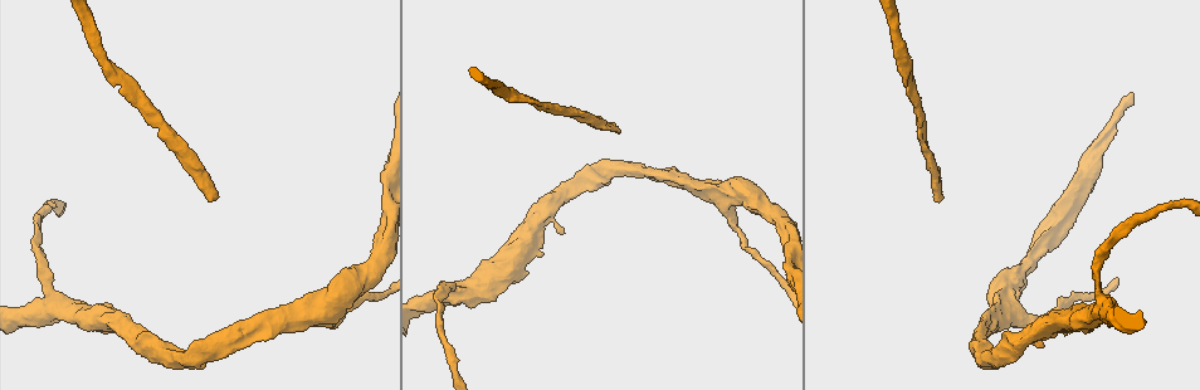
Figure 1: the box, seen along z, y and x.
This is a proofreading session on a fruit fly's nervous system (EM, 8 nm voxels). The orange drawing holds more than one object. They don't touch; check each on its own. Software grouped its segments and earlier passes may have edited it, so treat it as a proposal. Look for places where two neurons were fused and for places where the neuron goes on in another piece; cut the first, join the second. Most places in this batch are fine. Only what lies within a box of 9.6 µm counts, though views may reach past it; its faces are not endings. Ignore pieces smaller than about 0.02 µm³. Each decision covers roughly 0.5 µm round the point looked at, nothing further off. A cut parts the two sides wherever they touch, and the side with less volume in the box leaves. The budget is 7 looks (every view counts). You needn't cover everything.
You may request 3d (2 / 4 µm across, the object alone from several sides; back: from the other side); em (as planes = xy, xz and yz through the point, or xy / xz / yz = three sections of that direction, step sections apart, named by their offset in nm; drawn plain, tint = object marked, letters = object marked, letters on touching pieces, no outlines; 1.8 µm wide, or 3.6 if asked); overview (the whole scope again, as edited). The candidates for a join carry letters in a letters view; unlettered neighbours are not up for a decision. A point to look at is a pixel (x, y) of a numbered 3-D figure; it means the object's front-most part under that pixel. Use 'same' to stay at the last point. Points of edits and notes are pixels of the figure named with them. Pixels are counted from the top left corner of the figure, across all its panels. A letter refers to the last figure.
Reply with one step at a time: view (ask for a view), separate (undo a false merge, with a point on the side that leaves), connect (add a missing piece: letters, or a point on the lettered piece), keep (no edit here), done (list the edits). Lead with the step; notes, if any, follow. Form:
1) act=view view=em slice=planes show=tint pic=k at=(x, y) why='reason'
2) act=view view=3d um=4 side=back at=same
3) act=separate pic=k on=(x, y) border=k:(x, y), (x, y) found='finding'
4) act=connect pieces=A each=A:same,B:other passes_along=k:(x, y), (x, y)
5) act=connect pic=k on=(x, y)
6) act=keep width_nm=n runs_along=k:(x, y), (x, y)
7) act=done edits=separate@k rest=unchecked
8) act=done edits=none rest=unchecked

act=view view=em um=3.6 slice=planes show=letters pic=1 at=(215, 193) why='end of a long branch'

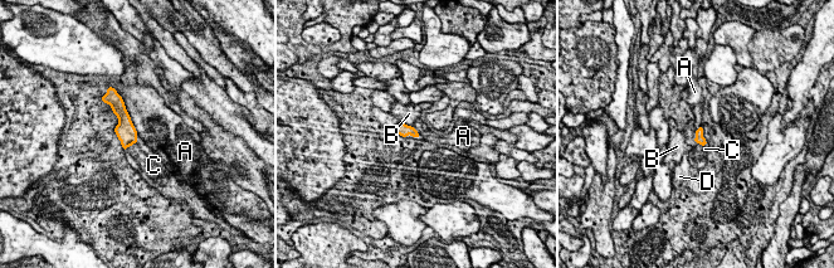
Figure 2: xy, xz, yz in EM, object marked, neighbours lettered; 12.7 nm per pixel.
act=connect pieces=C each=A:other,B:other,C:same,D:other found='the neuron continues'

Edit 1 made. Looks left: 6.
act=view view=overview why='see it whole again'

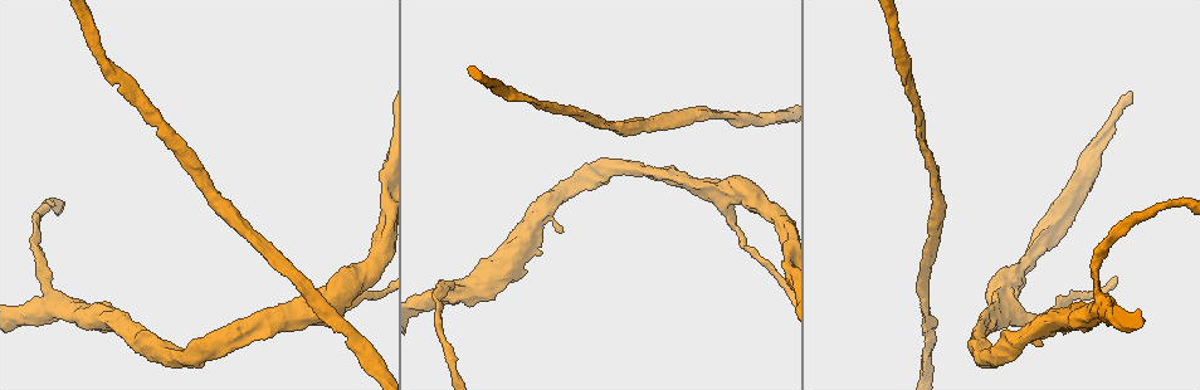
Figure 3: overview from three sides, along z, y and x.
act=view view=em slice=planes show=letters pic=3 at=(105, 68) why='sudden change in width'

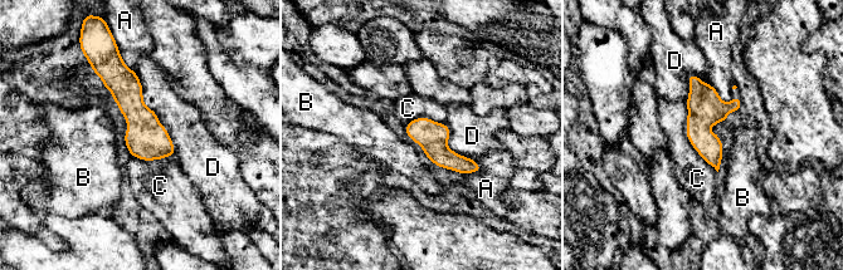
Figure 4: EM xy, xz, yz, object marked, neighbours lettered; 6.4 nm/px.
act=keep each=A:other,B:other,C:other,D:other runs_along=4:(692, 78), (716, 165) found='continuous, no second neuron'

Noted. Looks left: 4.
act=view view=3d um=4 side=back pic=3 at=(561, 233) why='stops while still wide'

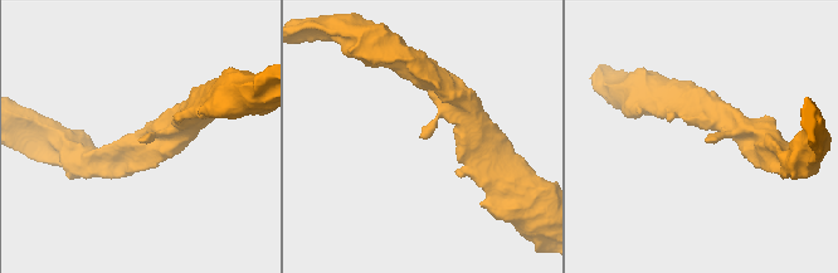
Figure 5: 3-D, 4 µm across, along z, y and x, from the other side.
act=view view=em slice=yz step=4 show=letters pic=5 at=(140, 142) why='now the EM'

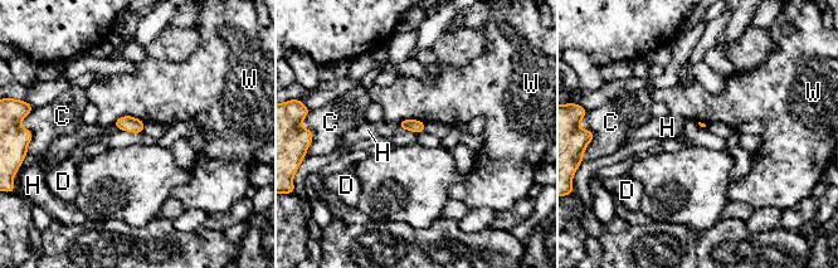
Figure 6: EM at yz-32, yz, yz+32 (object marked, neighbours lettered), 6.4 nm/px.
act=keep each=C:other,D:other,H:other,W:other border=6:(144, 122), (120, 116), (112, 123) found='no lettered piece goes on from it'

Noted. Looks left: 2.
act=done edits=connect@2 rest=unchecked

